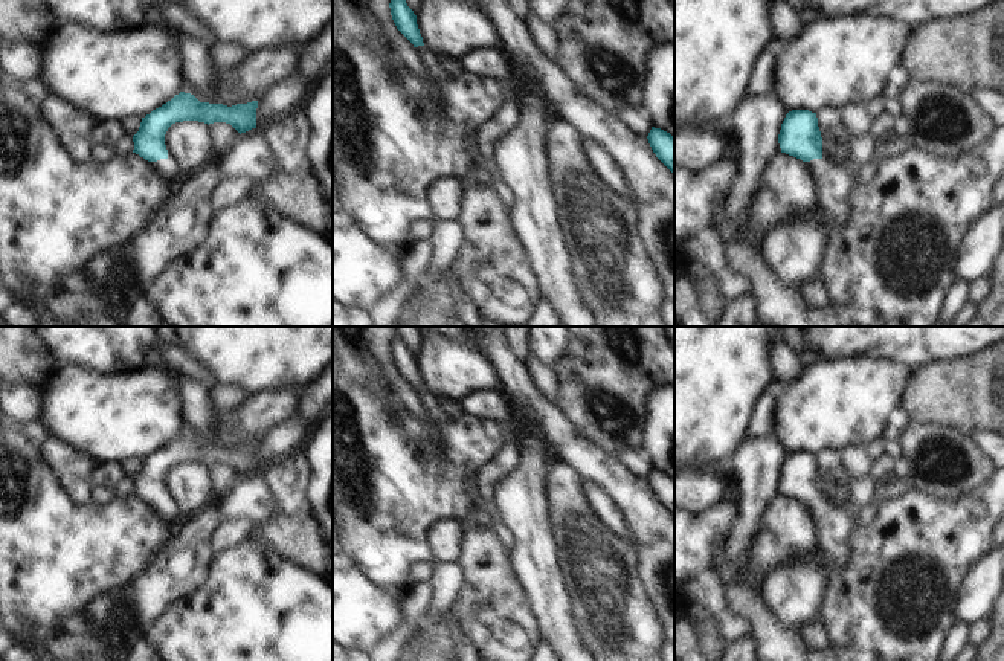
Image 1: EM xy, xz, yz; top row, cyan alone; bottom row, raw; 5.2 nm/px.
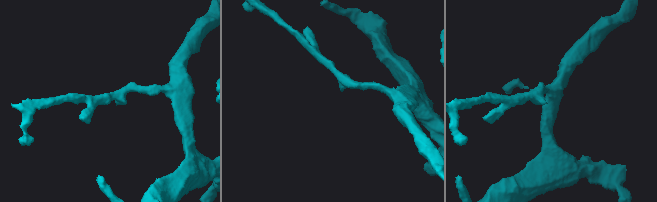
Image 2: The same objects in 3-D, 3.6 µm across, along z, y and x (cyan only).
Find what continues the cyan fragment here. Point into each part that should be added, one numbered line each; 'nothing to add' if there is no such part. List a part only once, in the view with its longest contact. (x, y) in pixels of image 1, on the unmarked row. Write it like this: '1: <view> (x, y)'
1: yz (833, 525)

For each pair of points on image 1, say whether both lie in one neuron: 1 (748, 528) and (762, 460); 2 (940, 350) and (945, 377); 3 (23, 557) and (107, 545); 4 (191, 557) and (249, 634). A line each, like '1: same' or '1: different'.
1: same
2: different
3: same
4: different

